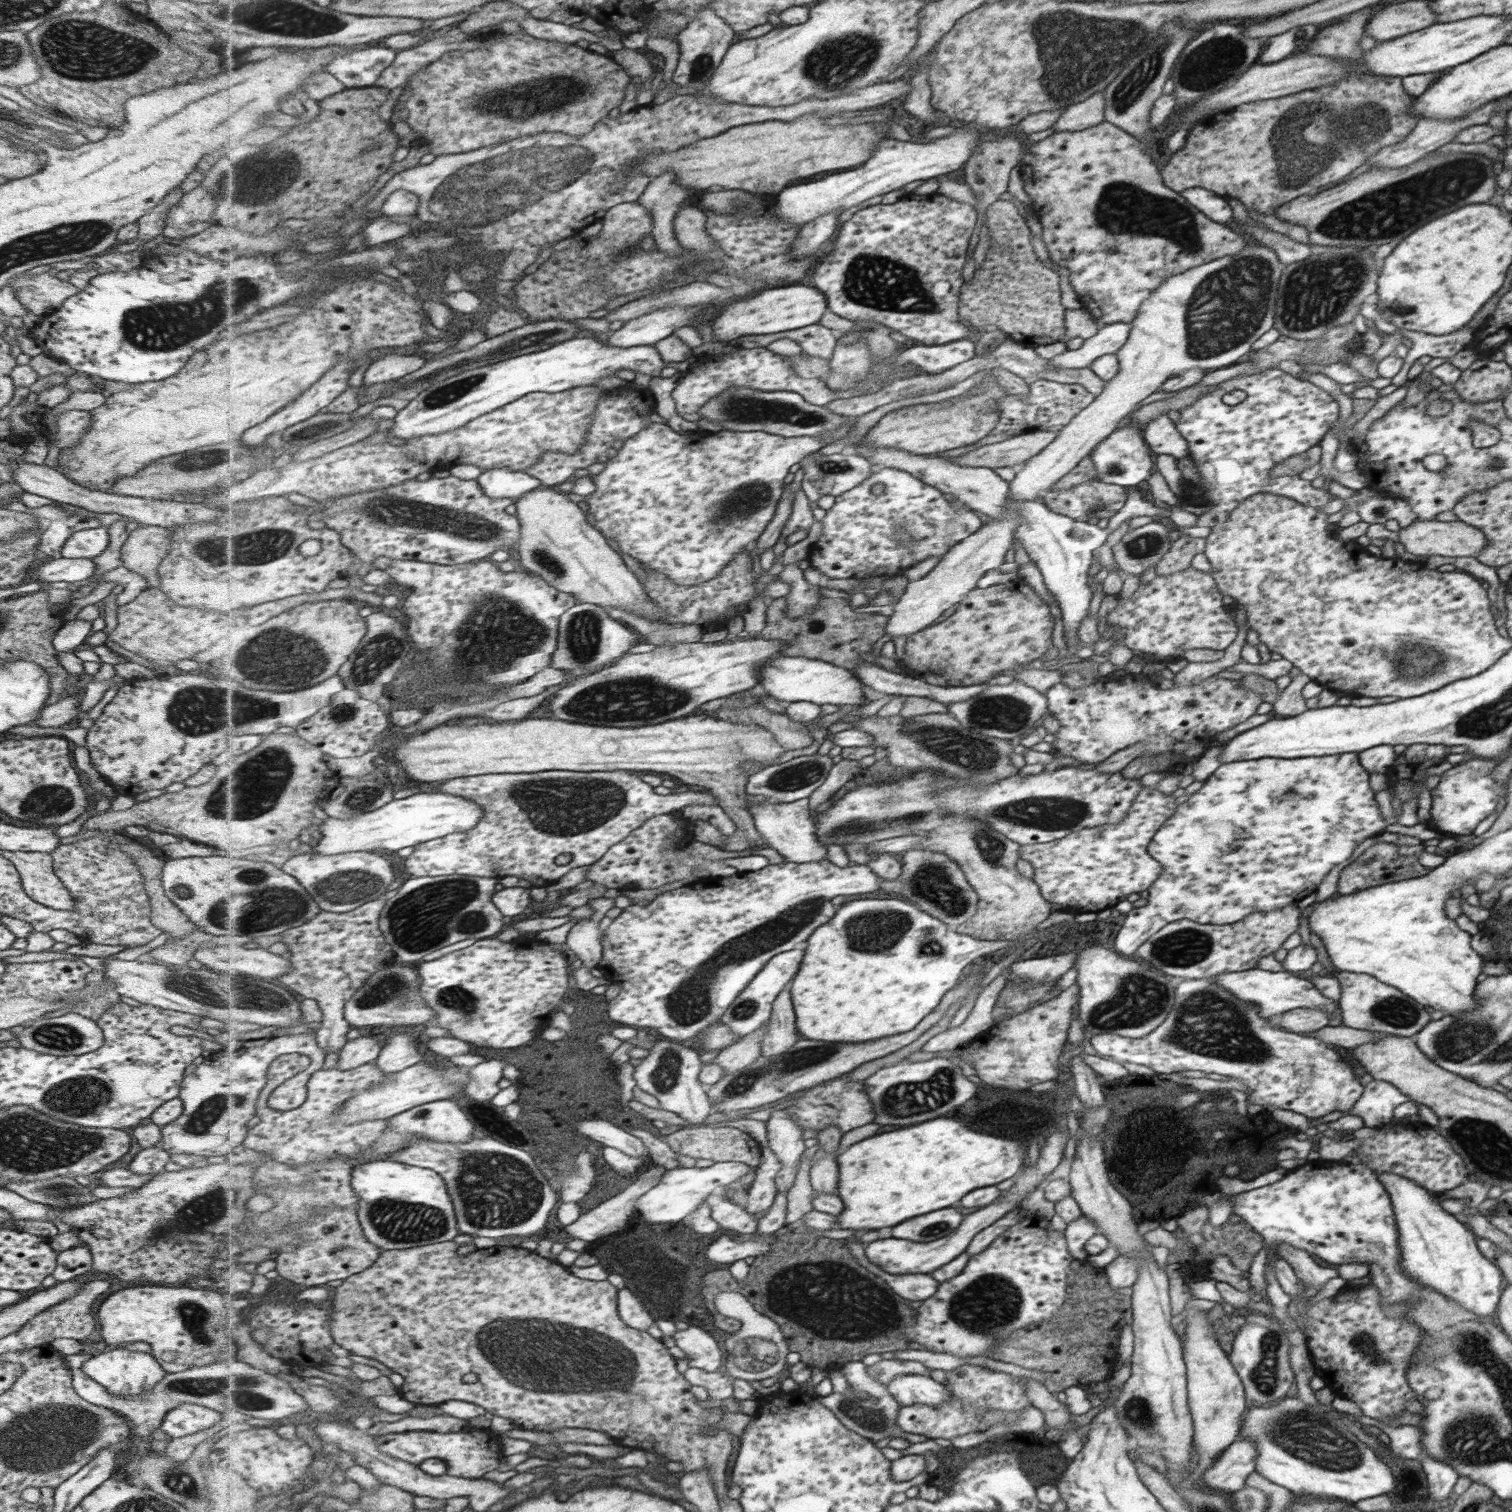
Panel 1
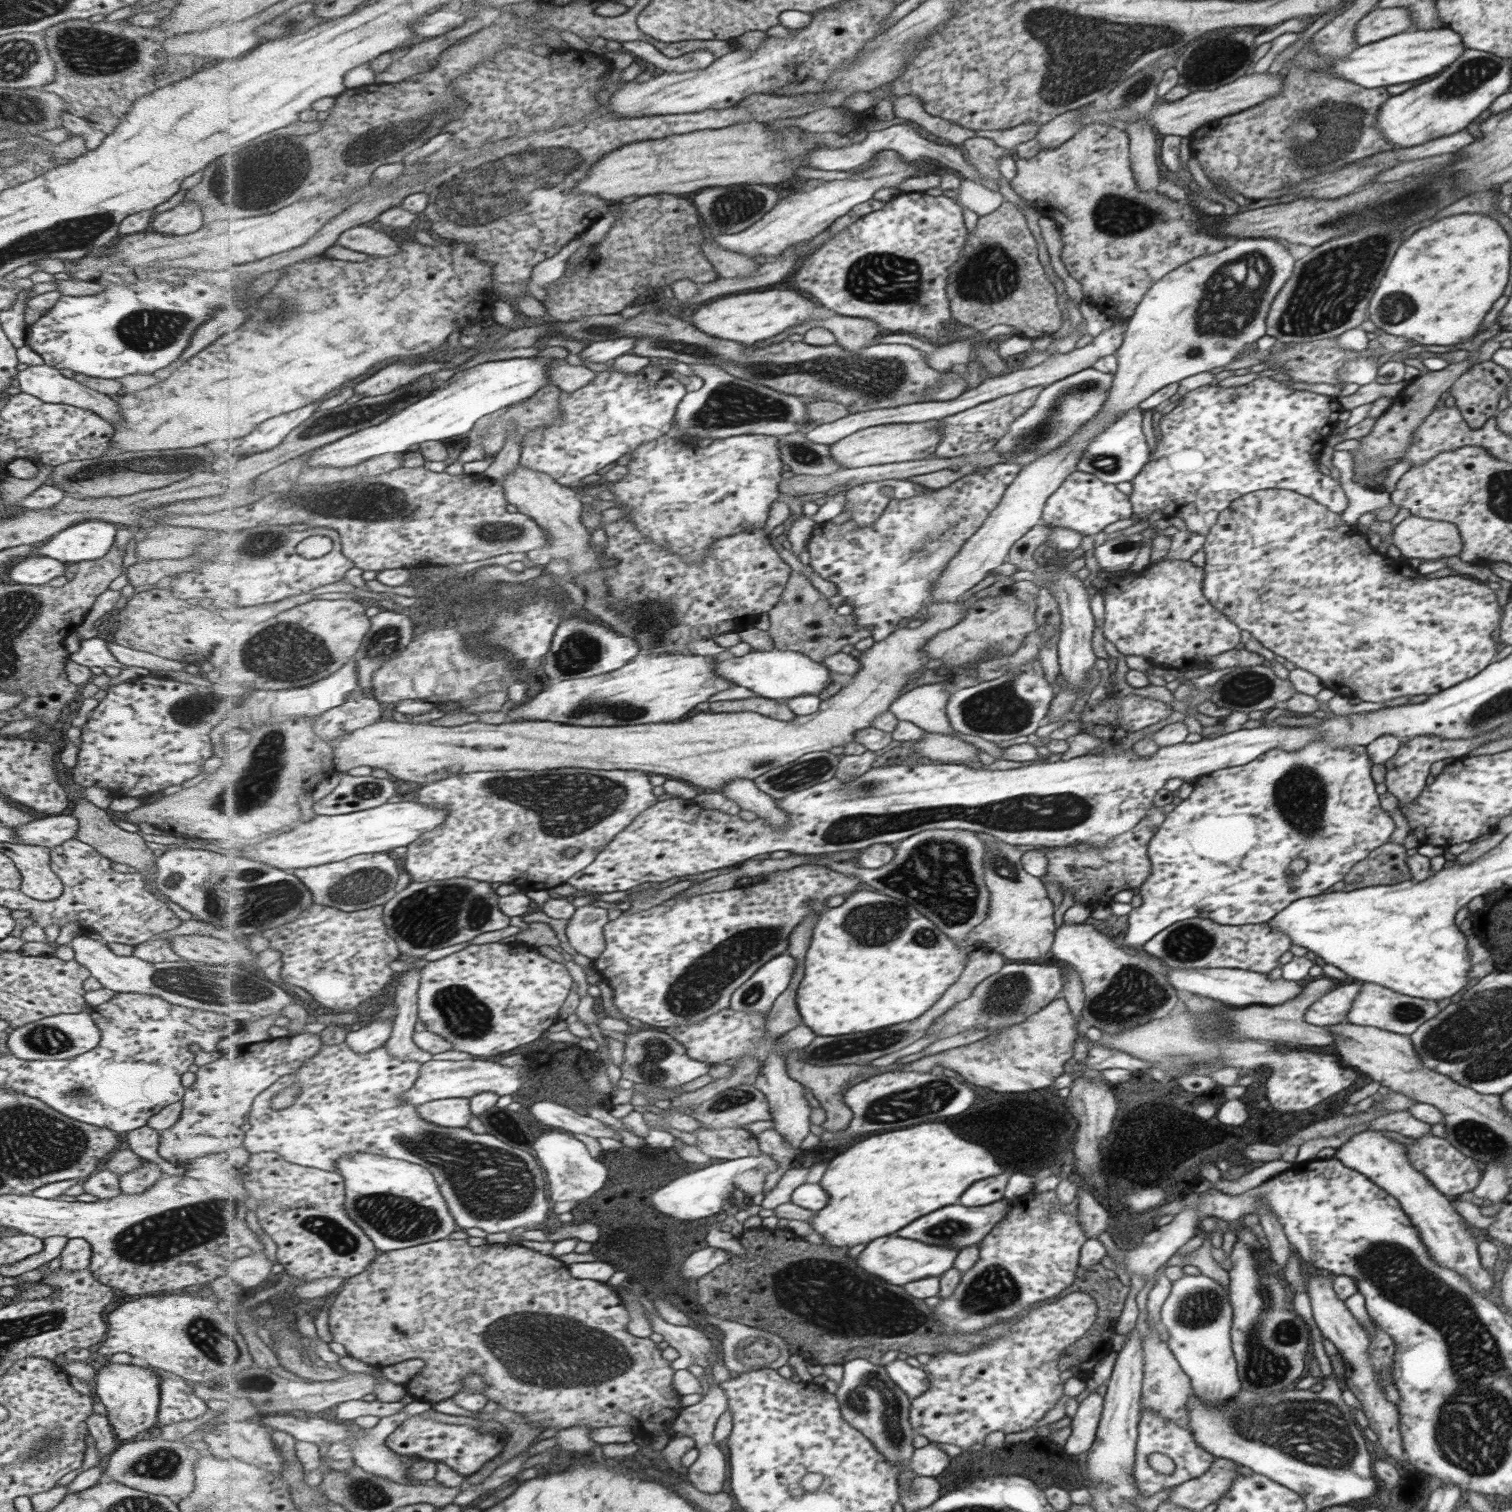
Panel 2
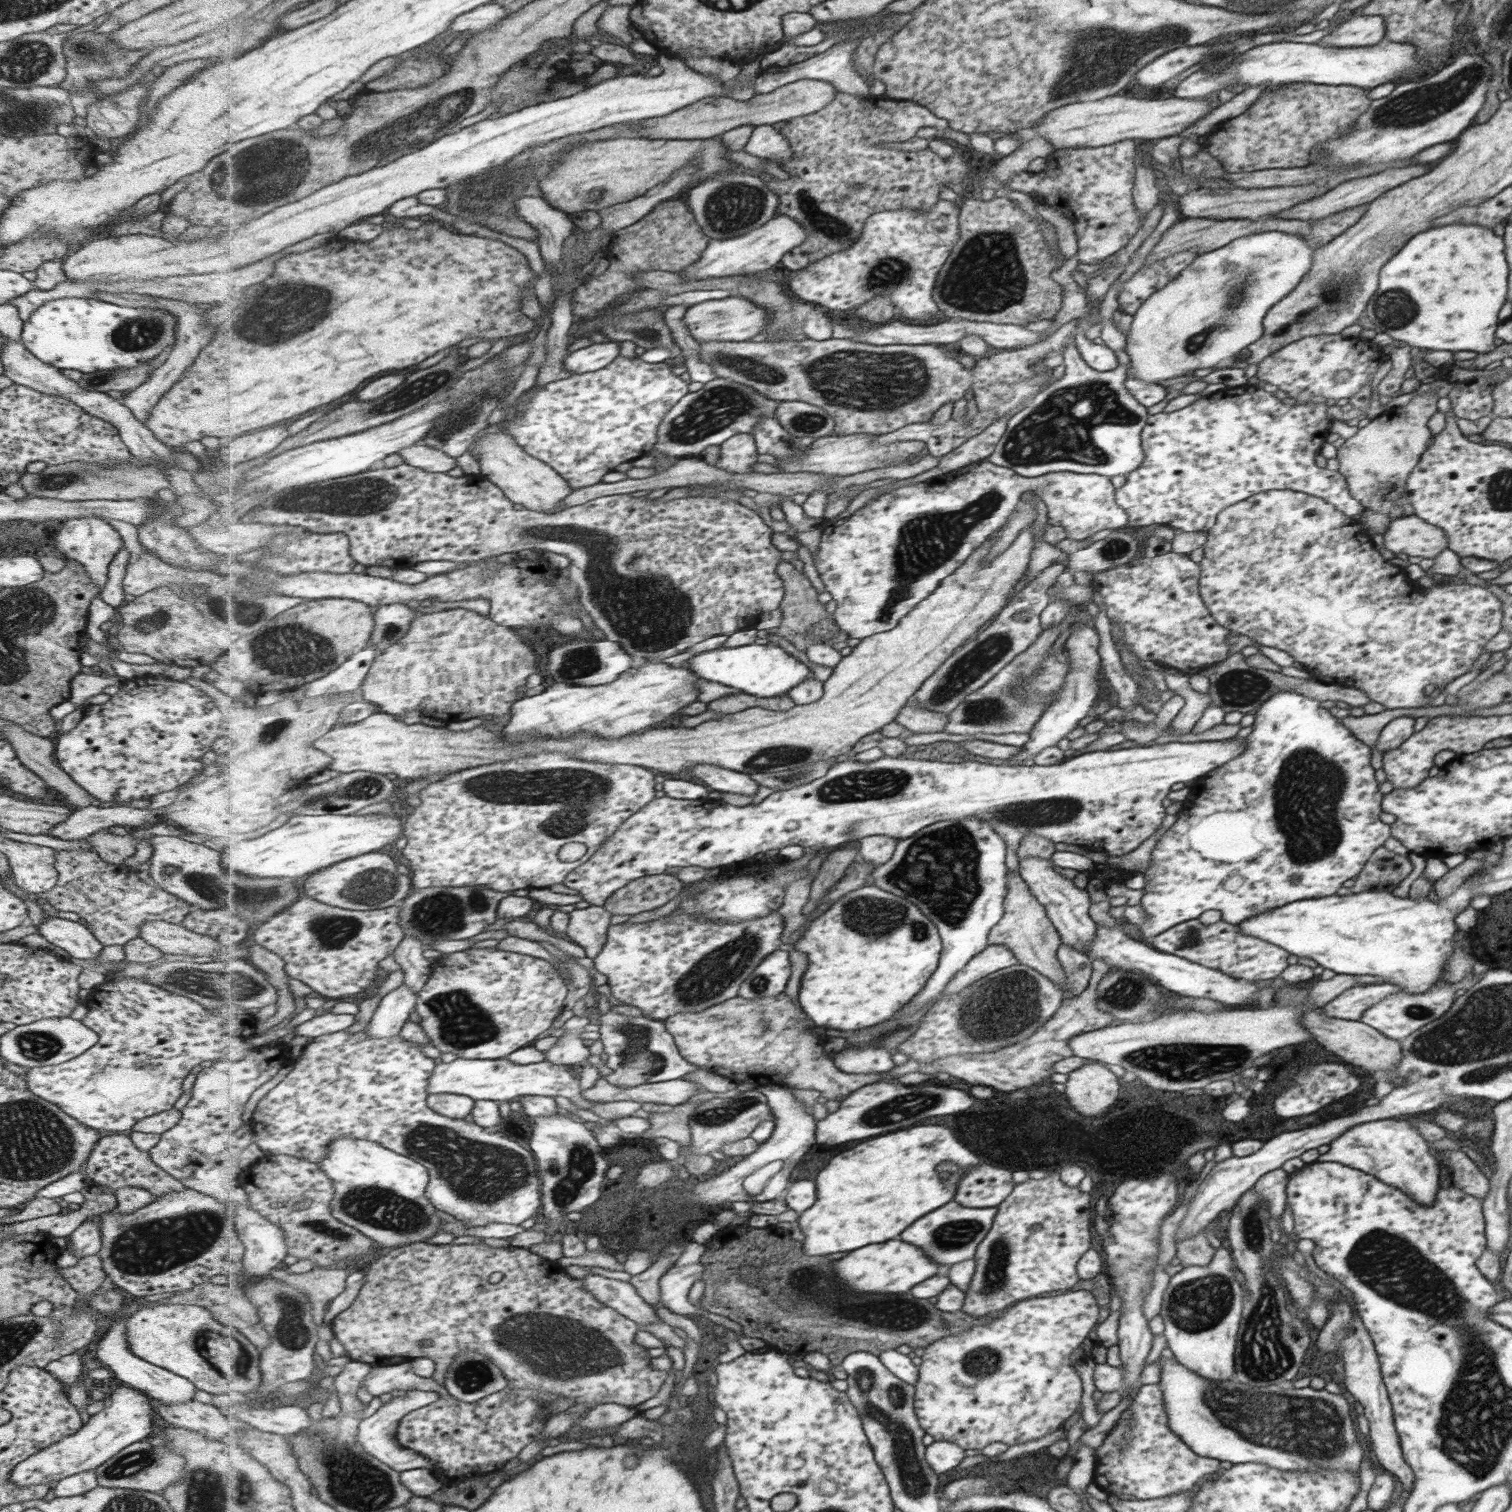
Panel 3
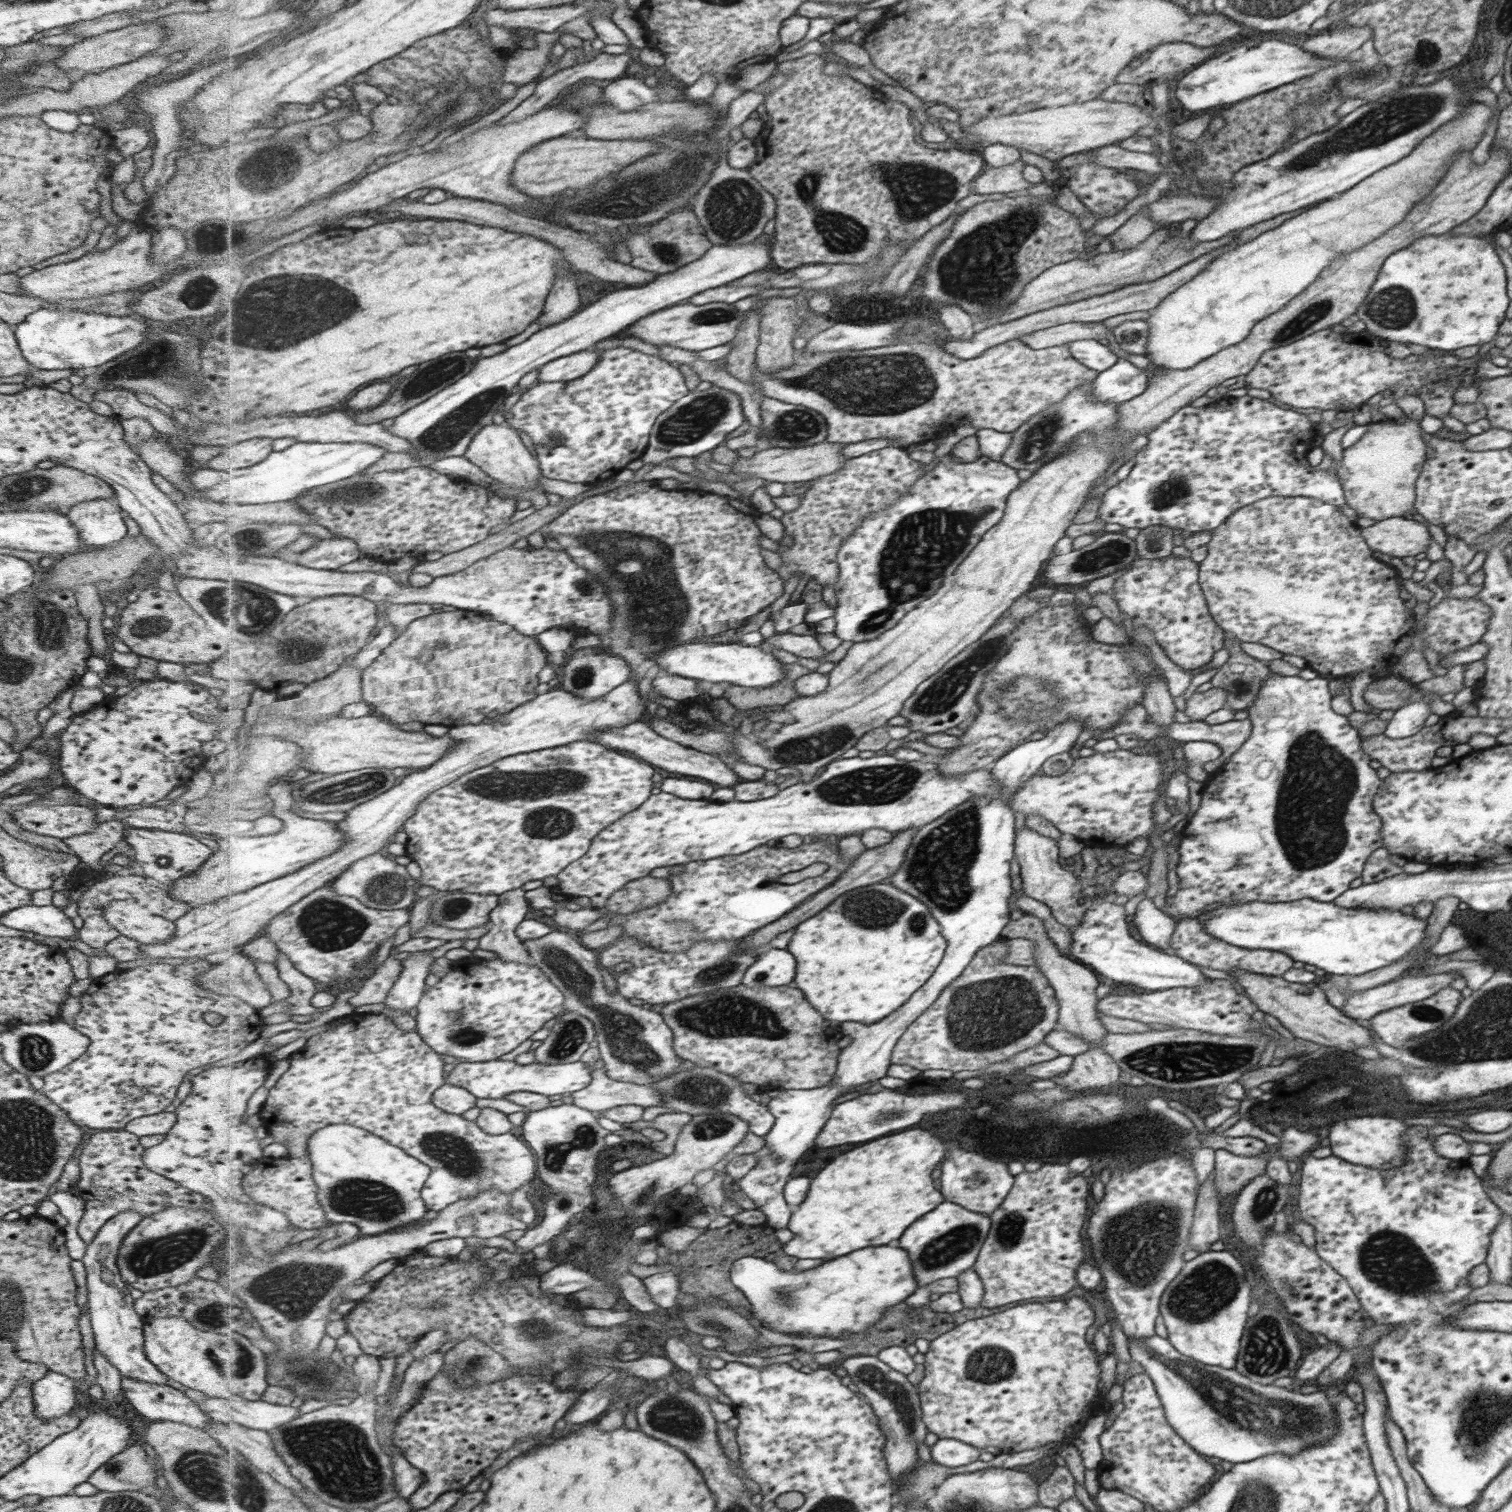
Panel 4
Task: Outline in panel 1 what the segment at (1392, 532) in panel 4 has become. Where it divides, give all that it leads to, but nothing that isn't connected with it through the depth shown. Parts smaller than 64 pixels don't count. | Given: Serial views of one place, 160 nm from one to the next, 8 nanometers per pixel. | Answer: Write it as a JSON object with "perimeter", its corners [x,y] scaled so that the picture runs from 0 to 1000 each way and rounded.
{"perimeter":[[[936,343],[933,347],[926,349],[924,351],[925,358],[929,361],[929,365],[936,368],[976,368],[984,361],[984,356],[976,347],[966,345],[954,345]]]}

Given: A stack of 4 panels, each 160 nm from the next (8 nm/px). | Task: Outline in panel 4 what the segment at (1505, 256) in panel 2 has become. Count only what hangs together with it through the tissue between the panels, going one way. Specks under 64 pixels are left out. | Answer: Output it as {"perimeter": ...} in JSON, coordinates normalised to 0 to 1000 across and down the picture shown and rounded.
{"perimeter":[[[942,156],[936,159],[932,164],[923,166],[915,172],[909,187],[895,211],[901,213],[904,220],[912,224],[915,228],[922,226],[928,228],[940,228],[950,232],[960,232],[985,226],[994,213],[997,202],[994,176],[986,161],[969,156]]]}

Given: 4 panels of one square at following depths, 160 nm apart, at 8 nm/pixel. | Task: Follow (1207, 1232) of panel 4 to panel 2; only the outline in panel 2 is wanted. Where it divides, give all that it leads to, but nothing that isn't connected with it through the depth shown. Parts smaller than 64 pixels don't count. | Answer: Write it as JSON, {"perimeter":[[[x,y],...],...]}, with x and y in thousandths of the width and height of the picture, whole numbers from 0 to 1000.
{"perimeter":[[[796,816],[796,821],[792,827],[788,827],[783,831],[777,829],[772,833],[770,837],[771,838],[782,838],[783,836],[786,836],[786,837],[792,839],[795,844],[798,844],[800,847],[804,847],[805,849],[808,849],[808,852],[812,853],[813,849],[812,841],[806,839],[806,836],[801,831],[801,825],[800,818],[798,818],[798,816]]]}

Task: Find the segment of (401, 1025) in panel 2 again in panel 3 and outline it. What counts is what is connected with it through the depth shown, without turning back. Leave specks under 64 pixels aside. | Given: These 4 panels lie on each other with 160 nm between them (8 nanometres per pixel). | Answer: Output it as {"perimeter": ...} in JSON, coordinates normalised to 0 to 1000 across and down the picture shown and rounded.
{"perimeter":[[[268,619],[261,632],[266,639],[267,650],[270,651],[276,657],[284,647],[287,636],[280,632],[280,624],[274,619]]]}

